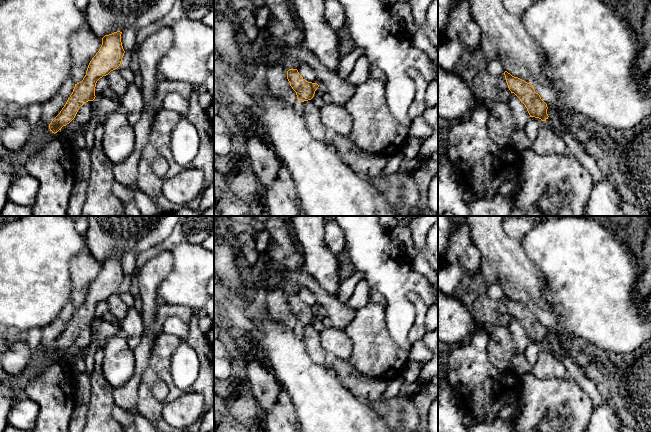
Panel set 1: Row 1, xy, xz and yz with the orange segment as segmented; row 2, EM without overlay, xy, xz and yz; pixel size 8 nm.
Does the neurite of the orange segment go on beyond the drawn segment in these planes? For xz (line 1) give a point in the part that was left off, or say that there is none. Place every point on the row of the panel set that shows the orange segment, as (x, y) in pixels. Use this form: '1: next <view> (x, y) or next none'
1: next none

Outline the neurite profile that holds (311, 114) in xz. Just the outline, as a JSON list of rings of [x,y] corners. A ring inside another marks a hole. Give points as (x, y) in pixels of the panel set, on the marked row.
[[[312,99],[302,102],[301,113],[312,137],[319,141],[328,140],[329,132],[321,122],[320,108],[314,105]]]

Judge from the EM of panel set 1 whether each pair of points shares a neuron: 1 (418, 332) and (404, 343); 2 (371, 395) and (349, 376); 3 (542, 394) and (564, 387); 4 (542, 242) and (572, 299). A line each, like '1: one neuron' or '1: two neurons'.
1: two neurons
2: one neuron
3: one neuron
4: one neuron

